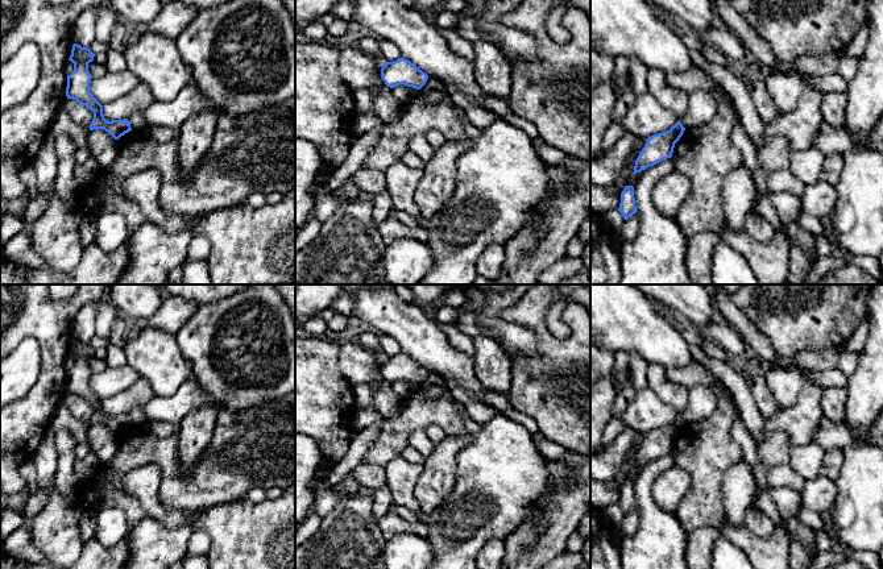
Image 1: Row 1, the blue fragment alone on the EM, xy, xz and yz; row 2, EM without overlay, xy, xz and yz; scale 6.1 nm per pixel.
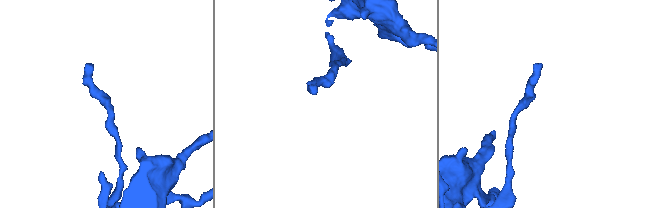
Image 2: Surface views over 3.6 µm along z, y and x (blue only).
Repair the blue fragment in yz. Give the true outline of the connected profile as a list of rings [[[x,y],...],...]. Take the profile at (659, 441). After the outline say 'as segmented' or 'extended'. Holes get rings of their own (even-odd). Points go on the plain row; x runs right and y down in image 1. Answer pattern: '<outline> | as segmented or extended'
[[[679,416],[669,425],[648,432],[644,443],[635,456],[633,469],[641,468],[642,465],[654,461],[663,454],[671,453],[675,439],[680,435],[684,425],[685,423]]] | as segmented

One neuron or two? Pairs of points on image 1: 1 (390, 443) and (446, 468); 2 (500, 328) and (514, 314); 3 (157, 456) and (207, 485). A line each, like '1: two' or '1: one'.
1: two
2: two
3: one

